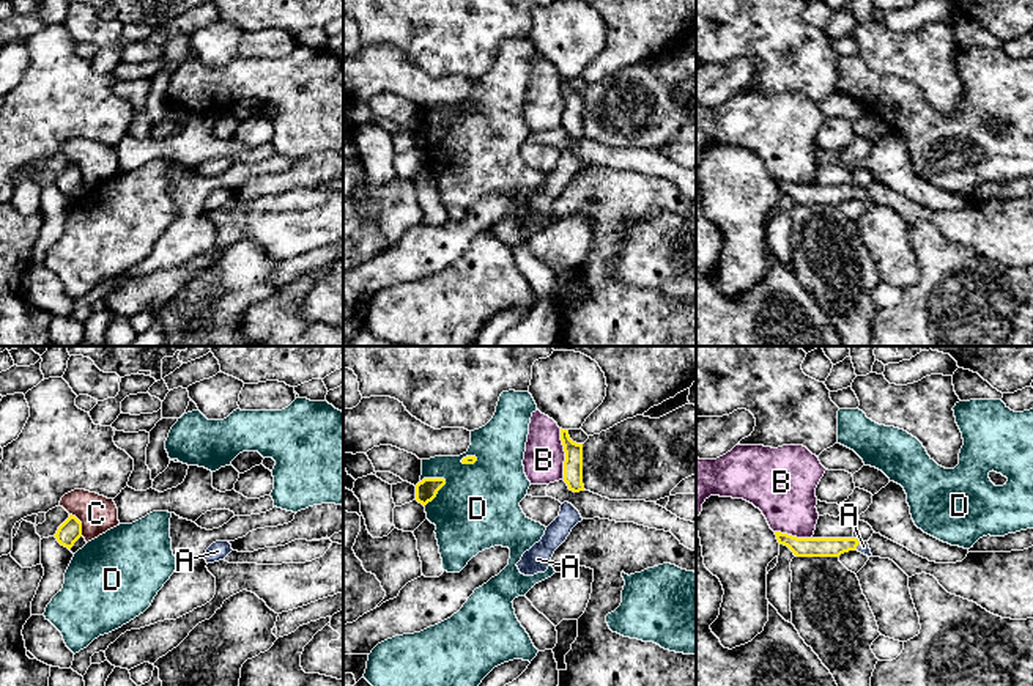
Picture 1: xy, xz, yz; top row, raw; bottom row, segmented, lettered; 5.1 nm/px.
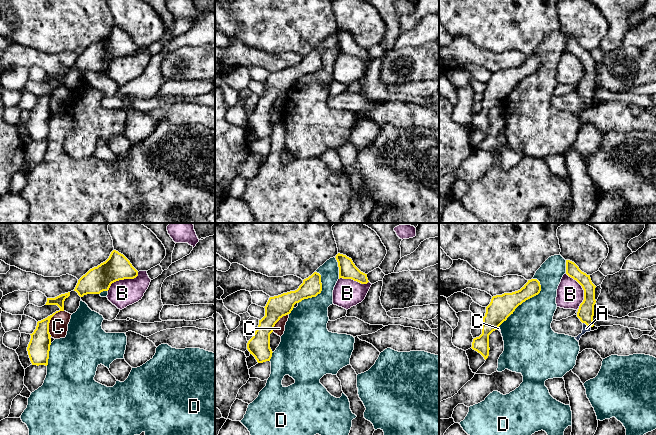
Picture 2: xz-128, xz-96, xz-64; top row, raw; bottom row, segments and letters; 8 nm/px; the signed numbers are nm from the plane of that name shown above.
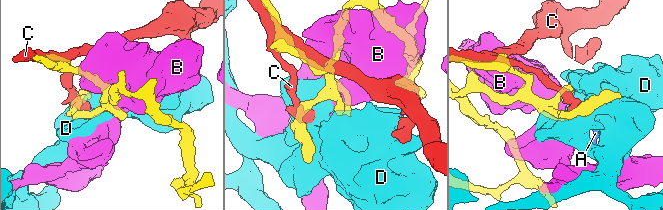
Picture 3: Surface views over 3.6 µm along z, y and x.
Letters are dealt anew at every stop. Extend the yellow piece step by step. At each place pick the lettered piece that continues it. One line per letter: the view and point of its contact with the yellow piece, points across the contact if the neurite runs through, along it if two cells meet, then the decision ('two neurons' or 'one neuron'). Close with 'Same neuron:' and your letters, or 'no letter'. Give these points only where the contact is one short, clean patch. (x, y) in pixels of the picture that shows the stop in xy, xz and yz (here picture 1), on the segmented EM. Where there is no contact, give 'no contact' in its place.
A: meets yellow in yz at (857, 545); runs through yz (808, 546), (857, 545), (863, 546); one neuron
B: meets yellow in xz at (566, 453); two neurons
C: meets yellow in xy at (81, 524); two neurons
D: meets yellow in xz at (436, 493); two neurons
Same neuron: A

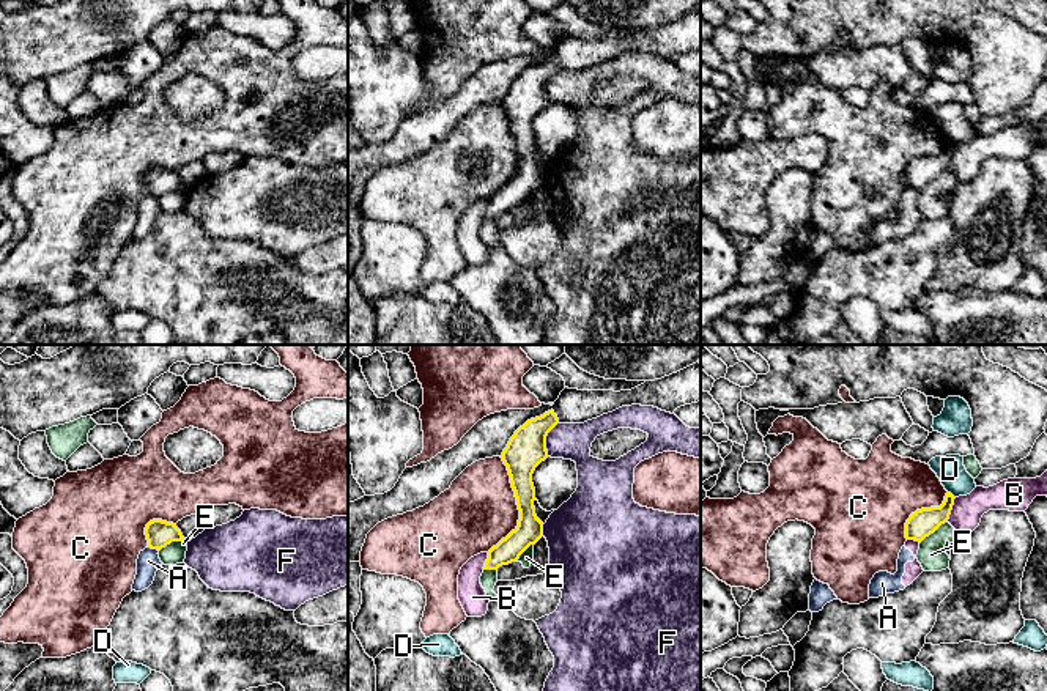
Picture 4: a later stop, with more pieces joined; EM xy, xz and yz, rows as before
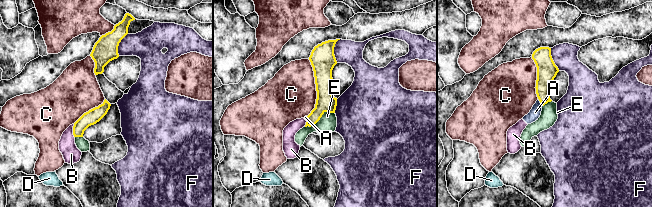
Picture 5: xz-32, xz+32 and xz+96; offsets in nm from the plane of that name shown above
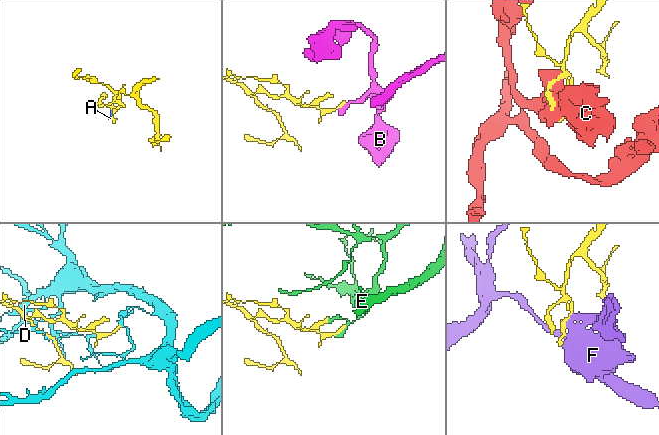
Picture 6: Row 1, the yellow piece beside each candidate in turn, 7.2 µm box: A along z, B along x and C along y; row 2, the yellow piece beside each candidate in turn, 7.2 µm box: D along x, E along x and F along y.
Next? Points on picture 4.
A: meets yellow in xy at (153, 548); two neurons
B: meets yellow in yz at (951, 509); border along yz (956, 498), (947, 520); two neurons
C: meets yellow in xz at (518, 507); two neurons
D: meets yellow in yz at (951, 495); two neurons
E: meets yellow in xy at (172, 540); border along xy (186, 540), (172, 540), (159, 551); two neurons
F: meets yellow in xz at (545, 439); two neurons
Same neuron: no letter

